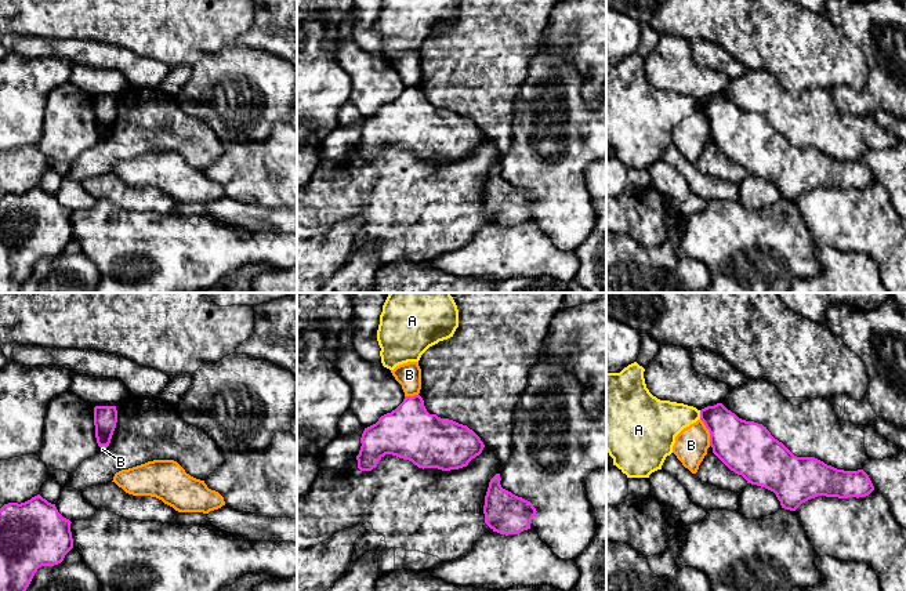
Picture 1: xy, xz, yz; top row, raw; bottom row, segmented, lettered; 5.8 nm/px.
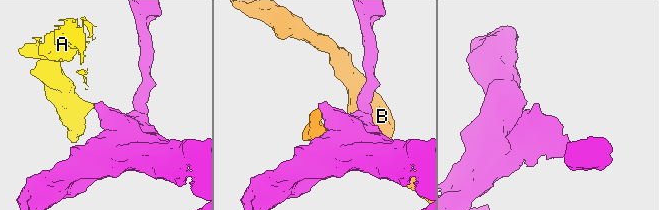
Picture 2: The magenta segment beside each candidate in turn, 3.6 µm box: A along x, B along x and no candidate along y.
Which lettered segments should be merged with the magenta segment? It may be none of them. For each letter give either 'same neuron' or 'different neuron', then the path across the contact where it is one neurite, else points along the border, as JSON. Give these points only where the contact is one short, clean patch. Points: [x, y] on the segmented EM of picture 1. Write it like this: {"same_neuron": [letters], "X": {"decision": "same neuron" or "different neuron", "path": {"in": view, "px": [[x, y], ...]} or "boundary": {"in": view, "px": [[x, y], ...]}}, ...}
{"same_neuron": [], "A": {"decision": "different neuron", "boundary": {"in": "yz", "px": [[699, 410], [700, 419]]}}, "B": {"decision": "different neuron"}}

